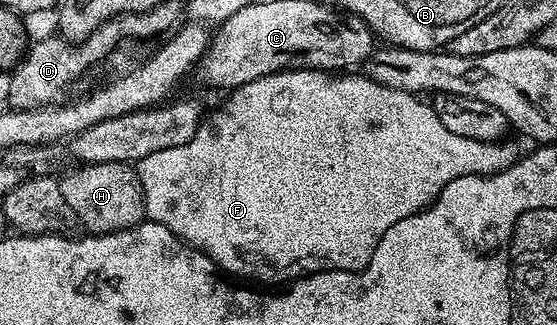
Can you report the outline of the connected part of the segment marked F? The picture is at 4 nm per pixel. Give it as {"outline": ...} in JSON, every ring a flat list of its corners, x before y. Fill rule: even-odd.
{"outline":[[278,71,272,75,261,77,257,81,249,81,245,85,236,87,228,95,231,96,212,115,210,112,203,122,199,124,199,128,193,133,193,137,189,142,185,145,177,145,173,149,161,149,161,153,149,153,149,157,139,160,137,170,143,196,145,197,146,218,150,222,165,225,165,229,169,229,179,239,182,239,187,246,195,247,198,251,205,252,218,265,220,271,228,276,242,277,247,281,258,281,263,285,282,285,290,280,302,279,303,276,312,275,318,271,364,271,373,257,373,249,379,244,381,237,385,237,385,233,389,228,397,225,397,221,401,221,410,215,416,215,417,212,422,211,425,207,430,207,441,193,441,189,445,189,445,185,449,185,449,181,457,181,457,177,469,177,470,175,492,175,513,166,521,158,521,150,519,151,518,143,520,140,518,138,515,138,515,140,511,139,512,137,507,137,502,141,490,143,489,141,473,141,469,137,457,137,457,133,449,133,449,129,445,129,445,125,441,125,434,106,430,102,422,103,422,98,419,95,411,95,408,91,398,91,397,89,389,89,385,85,377,85,377,81,367,78,362,73,343,73,336,77,334,74,326,71]]}

